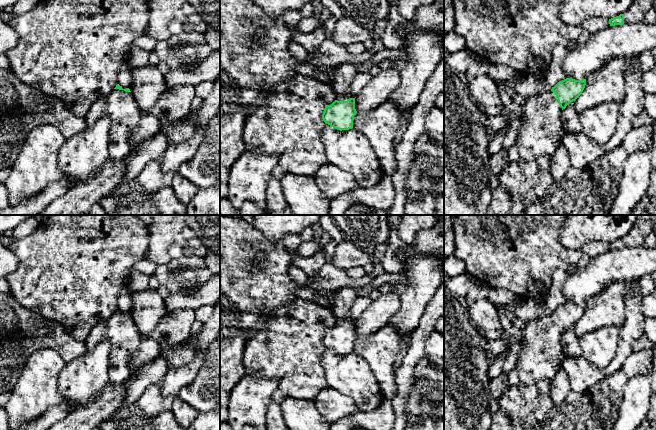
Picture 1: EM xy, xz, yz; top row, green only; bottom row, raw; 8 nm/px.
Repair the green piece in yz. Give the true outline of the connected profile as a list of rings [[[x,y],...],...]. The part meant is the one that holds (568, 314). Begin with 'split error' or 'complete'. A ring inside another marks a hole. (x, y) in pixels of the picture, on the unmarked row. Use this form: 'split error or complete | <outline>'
split error | [[[566,302],[550,315],[526,324],[514,367],[521,383],[533,385],[542,380],[552,382],[562,368],[562,334],[582,318],[585,309],[586,303]]]

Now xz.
split error | [[[337,318],[335,325],[325,331],[322,338],[323,345],[337,354],[349,354],[353,352],[353,344],[357,335],[355,322],[349,319]]]

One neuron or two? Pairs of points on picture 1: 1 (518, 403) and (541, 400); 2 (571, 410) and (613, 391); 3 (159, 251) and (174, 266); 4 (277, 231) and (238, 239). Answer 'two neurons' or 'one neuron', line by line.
1: one neuron
2: one neuron
3: two neurons
4: two neurons

